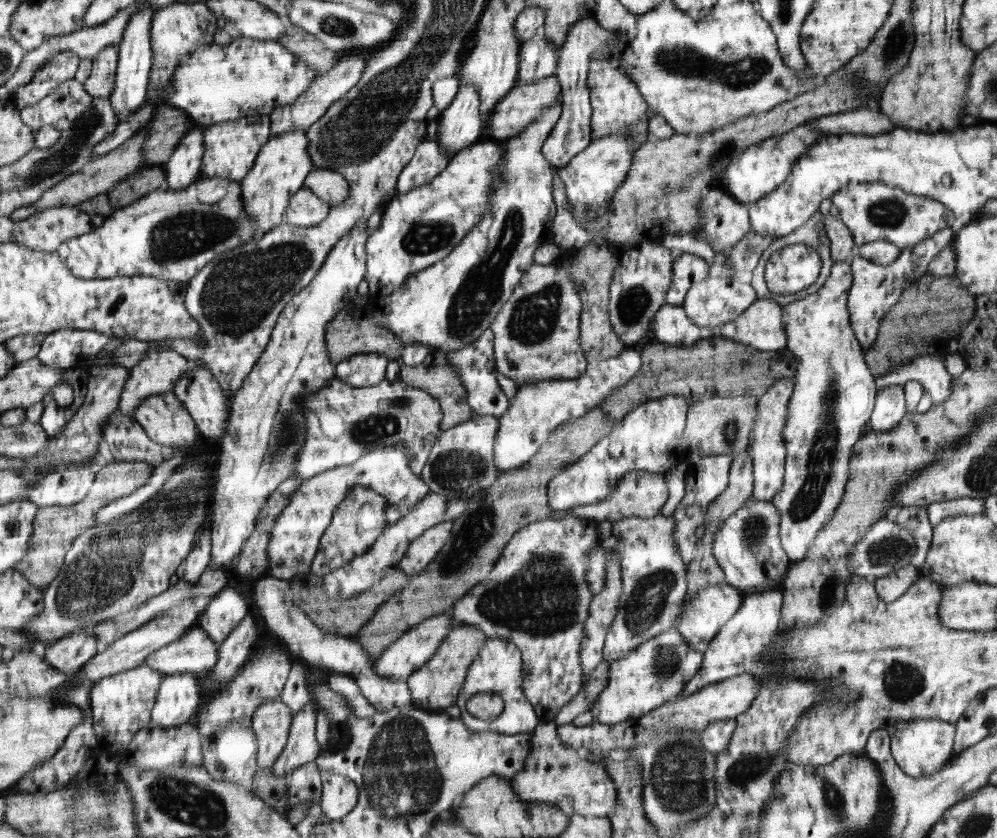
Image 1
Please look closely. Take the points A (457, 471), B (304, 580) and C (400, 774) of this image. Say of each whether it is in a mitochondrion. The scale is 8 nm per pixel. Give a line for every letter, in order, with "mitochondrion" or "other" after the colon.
A: mitochondrion
B: other
C: mitochondrion

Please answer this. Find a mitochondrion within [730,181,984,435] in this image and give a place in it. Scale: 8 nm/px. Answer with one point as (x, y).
(886, 212)

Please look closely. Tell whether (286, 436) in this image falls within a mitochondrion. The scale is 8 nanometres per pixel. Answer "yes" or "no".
yes

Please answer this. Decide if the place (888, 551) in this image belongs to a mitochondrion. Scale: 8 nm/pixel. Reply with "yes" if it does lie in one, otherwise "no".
yes

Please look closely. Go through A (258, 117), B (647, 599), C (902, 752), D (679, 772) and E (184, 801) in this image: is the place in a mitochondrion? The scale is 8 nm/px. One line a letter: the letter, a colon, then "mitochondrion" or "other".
A: other
B: mitochondrion
C: other
D: mitochondrion
E: mitochondrion

